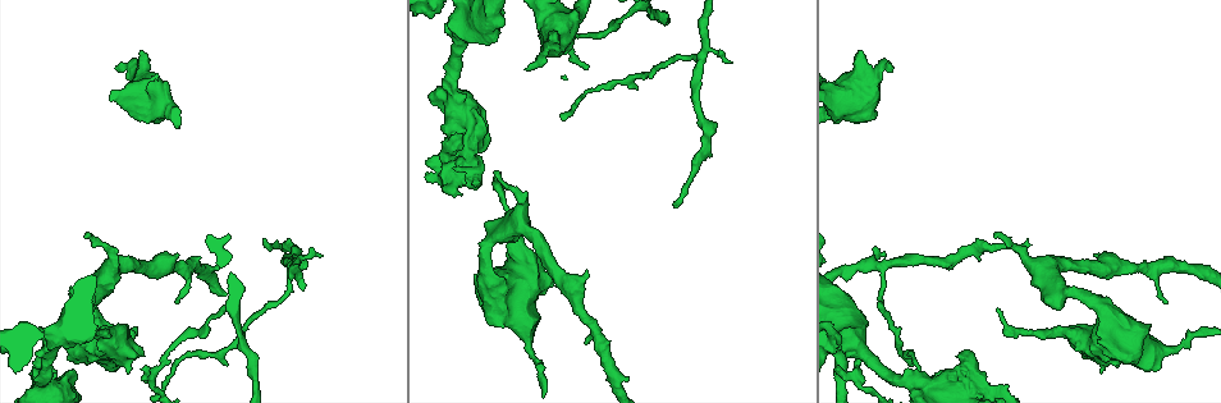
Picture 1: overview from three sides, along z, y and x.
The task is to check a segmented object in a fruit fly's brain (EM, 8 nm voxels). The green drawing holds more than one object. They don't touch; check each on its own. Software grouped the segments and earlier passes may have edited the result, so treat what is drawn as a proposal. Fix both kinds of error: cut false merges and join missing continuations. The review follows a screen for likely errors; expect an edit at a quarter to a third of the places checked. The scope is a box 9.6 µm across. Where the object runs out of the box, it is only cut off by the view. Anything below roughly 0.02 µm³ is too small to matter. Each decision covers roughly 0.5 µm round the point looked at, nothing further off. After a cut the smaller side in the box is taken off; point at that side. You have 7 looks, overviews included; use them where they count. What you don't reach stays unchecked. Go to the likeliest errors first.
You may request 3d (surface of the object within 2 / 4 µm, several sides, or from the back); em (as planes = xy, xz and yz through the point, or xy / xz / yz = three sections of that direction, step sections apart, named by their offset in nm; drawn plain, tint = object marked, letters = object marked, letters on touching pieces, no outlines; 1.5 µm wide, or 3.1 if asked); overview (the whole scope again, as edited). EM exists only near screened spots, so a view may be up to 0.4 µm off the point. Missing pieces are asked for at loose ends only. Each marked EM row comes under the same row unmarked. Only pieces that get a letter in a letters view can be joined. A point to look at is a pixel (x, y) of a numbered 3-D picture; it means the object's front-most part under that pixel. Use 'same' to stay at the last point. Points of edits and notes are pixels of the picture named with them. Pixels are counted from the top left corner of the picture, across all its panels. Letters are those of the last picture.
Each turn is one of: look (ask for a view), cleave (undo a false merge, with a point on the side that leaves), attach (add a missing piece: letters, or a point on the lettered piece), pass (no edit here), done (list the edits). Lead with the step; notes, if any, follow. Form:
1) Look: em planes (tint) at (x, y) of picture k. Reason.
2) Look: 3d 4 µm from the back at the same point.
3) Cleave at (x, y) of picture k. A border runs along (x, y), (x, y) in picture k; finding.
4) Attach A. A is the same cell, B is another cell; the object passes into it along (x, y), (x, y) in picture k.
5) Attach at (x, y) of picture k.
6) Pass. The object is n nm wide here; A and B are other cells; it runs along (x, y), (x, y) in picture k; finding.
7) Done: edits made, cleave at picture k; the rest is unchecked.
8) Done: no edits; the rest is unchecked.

Look: 3d 2 µm from the back at (263, 238) of picture 1. Thin end.

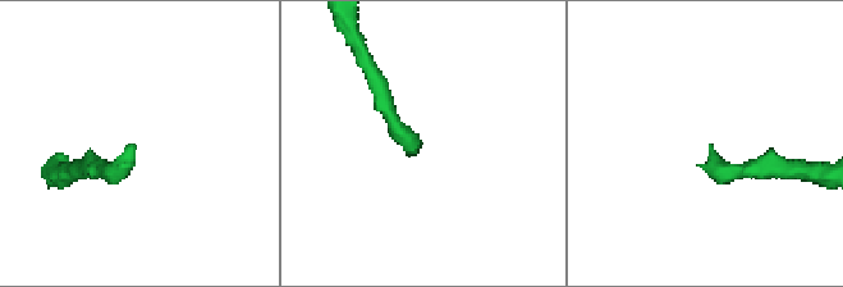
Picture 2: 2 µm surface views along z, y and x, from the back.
Look: em xy step 8 (tint) at (712, 146) of picture 2.

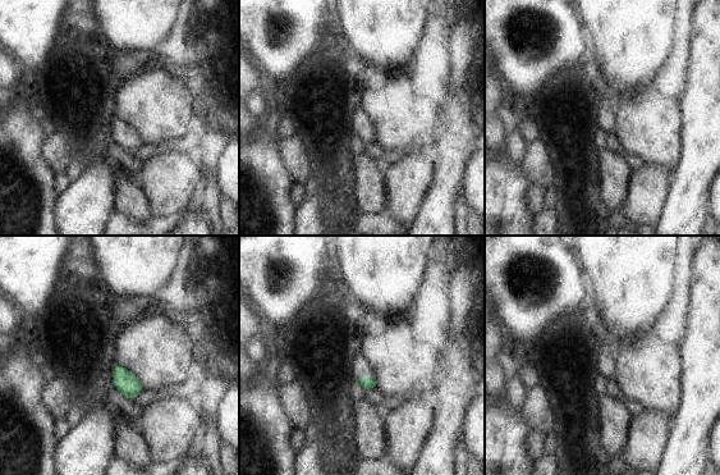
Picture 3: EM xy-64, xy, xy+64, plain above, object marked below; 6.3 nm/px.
Look: em planes (letters) at the same point.

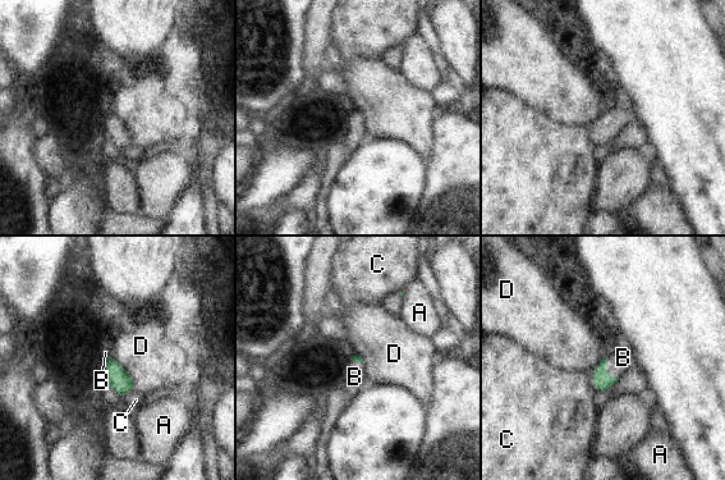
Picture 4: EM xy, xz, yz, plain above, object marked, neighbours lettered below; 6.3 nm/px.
Attach B. B is the same cell, A, C and D are other cells; the object passes into it along (601, 382), (606, 371), (623, 357) in picture 4; it goes on there.

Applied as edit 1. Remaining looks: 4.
Look: em planes (letters) at (915, 383) of picture 1. Thick turns thin.

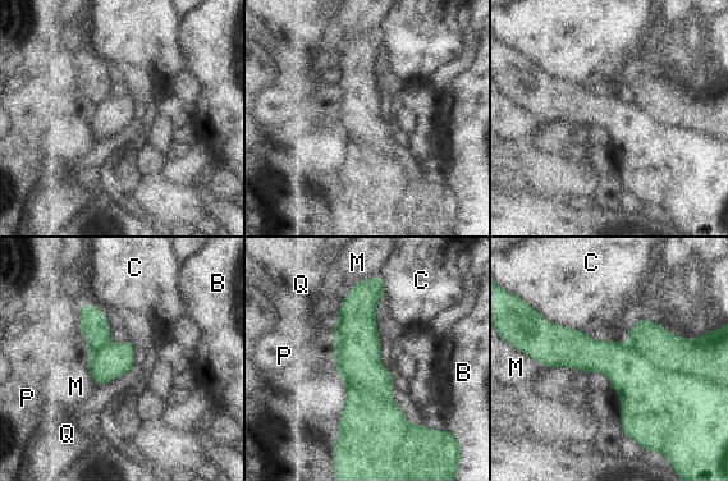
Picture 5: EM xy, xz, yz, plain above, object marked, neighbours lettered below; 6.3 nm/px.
Cleave at (708, 358) of picture 5. B, C, M, P and Q are other cells; a border runs along (627, 344), (659, 369), (717, 385) in picture 5; two neurons meet here.

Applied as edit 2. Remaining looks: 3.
Look: overview.

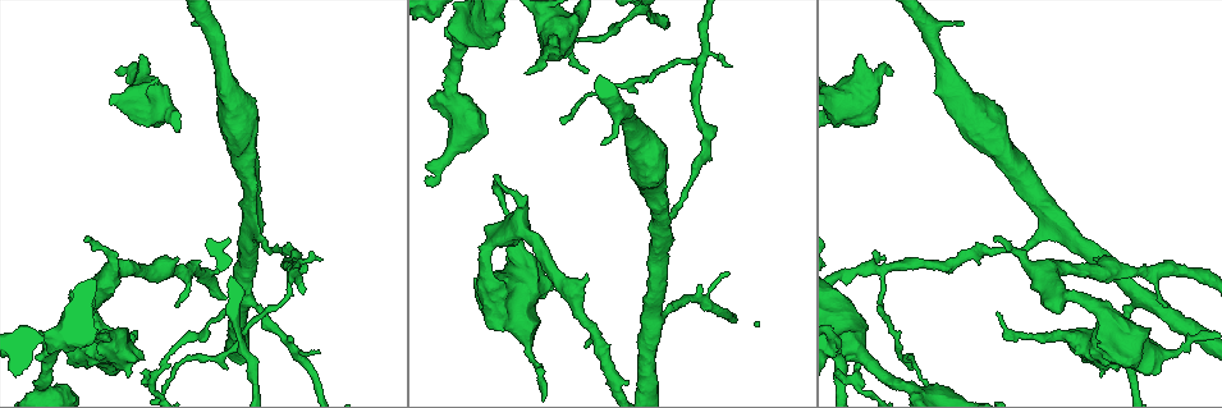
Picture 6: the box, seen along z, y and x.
Look: 3d 4 µm from the back at (143, 358) of picture 6.

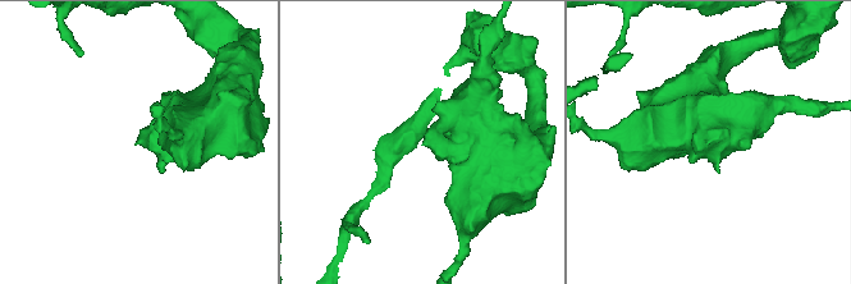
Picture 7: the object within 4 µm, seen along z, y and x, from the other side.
Look: em planes (letters) at (424, 144) of picture 7.

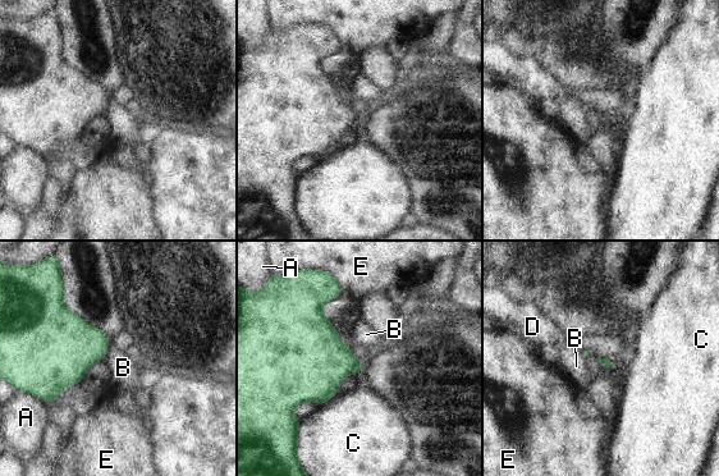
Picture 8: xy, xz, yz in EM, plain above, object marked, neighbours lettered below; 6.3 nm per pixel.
Pass. The longest contact is with E, 260 nm; A, B, C, D and E are other cells; a border runs along (110, 342), (106, 355), (101, 361) in picture 8; no lettered piece goes on from it.

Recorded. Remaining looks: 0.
Done: edits made, attach at picture 4, cleave at picture 5; the rest is unchecked.

